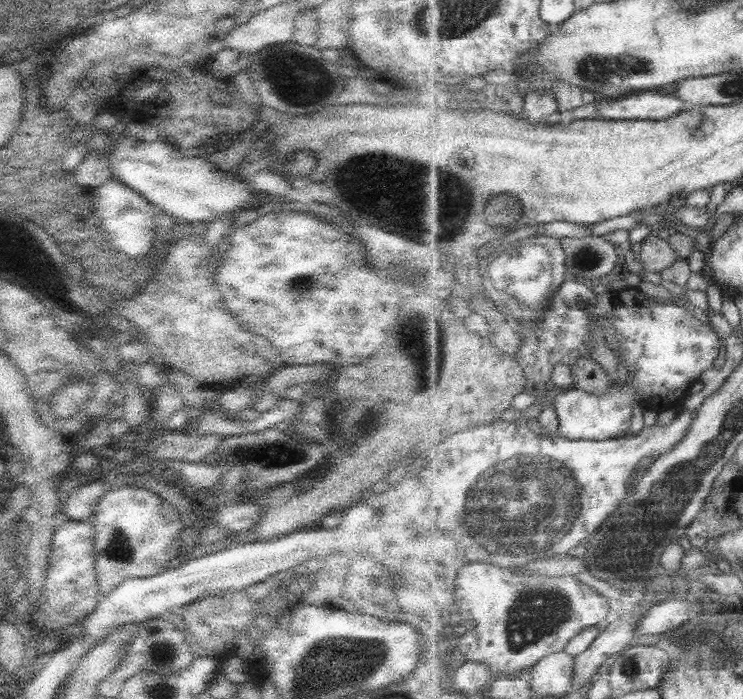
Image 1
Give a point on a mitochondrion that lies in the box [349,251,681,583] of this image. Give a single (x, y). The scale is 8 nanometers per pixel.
(515, 509)

